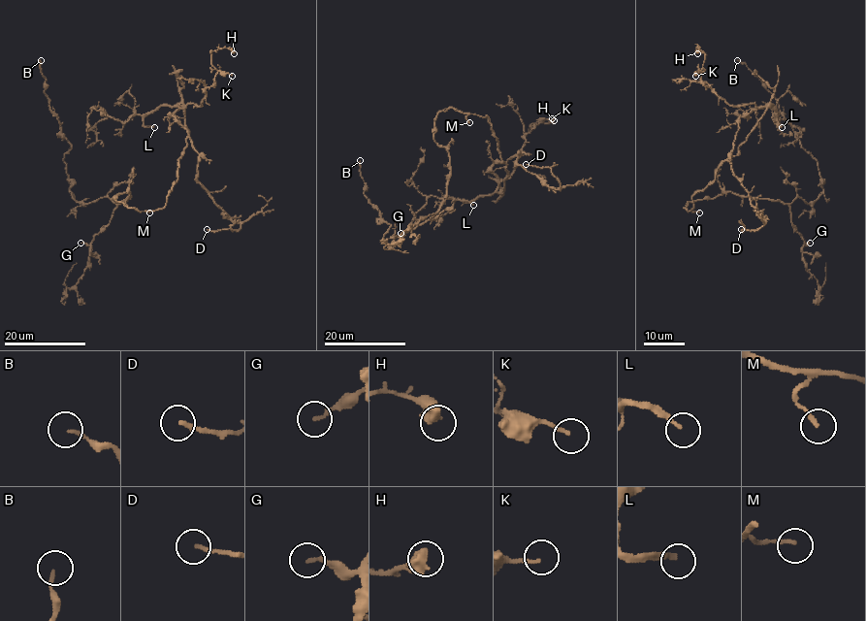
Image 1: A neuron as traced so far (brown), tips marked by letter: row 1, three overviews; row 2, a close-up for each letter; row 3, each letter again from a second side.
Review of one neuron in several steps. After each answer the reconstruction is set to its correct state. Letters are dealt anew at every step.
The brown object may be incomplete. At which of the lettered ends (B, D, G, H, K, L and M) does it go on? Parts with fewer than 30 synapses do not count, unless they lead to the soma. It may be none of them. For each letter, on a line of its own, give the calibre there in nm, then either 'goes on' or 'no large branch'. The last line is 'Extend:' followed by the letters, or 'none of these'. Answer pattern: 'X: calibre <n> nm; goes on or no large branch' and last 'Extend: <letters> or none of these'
B: calibre 140 nm; no large branch
D: calibre 170 nm; no large branch
G: calibre 160 nm; no large branch
H: calibre 650 nm; no large branch
K: calibre 140 nm; no large branch
L: calibre 200 nm; goes on
M: calibre 150 nm; goes on
Extend: L, M

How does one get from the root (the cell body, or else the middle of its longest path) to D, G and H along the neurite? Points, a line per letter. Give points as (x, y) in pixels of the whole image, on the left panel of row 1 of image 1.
D: (145, 212), (177, 179), (180, 106), (198, 180), (240, 224), (207, 229)
G: (145, 212), (116, 201), (120, 193), (131, 197), (89, 245), (80, 243)
H: (145, 212), (163, 207), (177, 179), (188, 132), (177, 106), (201, 105), (217, 71), (212, 50), (234, 53)

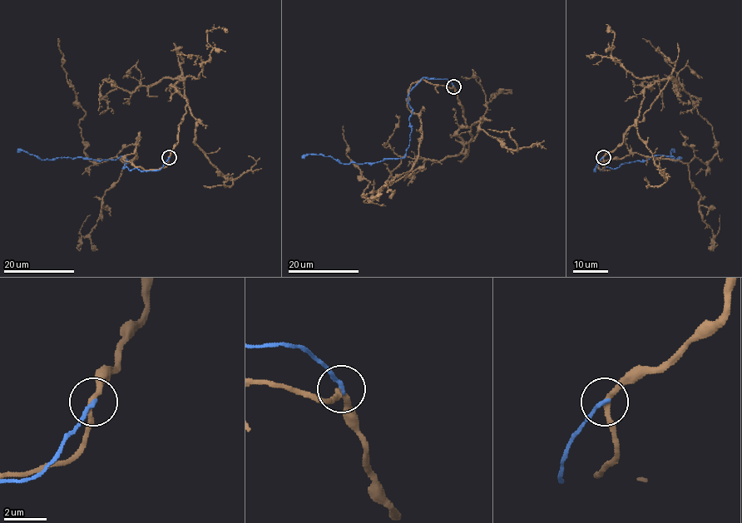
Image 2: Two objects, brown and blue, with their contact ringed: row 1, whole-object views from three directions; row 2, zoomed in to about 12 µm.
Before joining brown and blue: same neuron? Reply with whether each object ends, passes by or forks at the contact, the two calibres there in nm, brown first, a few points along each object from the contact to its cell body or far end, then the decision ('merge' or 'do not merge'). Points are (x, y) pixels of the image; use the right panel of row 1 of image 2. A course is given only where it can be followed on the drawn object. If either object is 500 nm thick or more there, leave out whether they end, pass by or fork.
brown passes by; blue ends there; 240 nm thick on the brown side, 180 nm on the other; brown runs (602, 157), (601, 170), (601, 161), (631, 153), (707, 163), (717, 152), (713, 127), (677, 73), (642, 38); blue runs (602, 157), (594, 170), (615, 169), (657, 155), (677, 160), (680, 157), (673, 160), (670, 151), (675, 152); do not merge

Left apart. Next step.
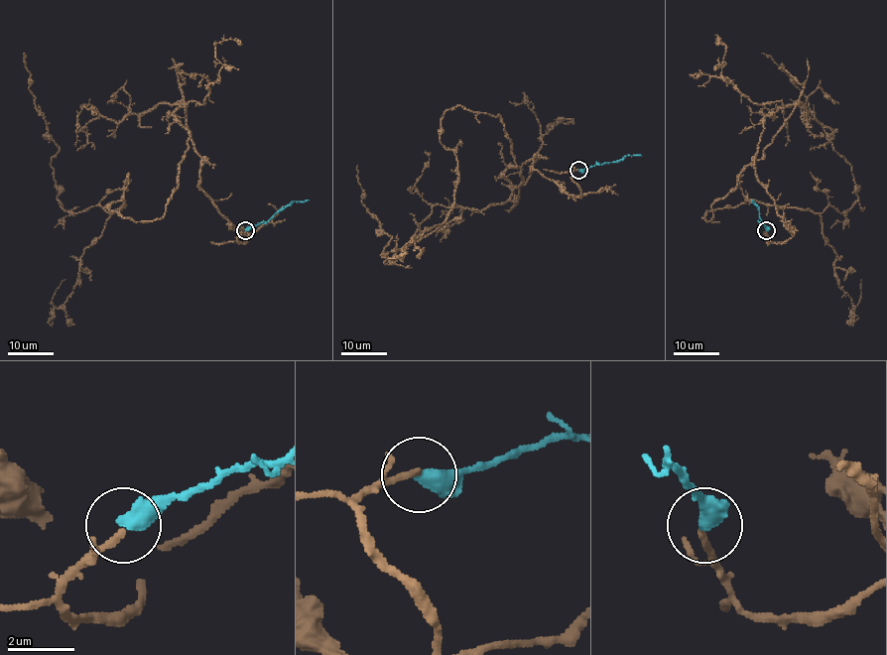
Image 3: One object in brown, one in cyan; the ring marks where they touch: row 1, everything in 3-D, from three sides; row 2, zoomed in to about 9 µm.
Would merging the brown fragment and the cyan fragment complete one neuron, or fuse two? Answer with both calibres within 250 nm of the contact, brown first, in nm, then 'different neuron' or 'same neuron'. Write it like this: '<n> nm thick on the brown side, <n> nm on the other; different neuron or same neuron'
200 nm thick on the brown side, 550 nm on the other; same neuron

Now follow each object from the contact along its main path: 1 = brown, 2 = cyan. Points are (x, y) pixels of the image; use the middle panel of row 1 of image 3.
1: (578, 169), (572, 196), (509, 167), (510, 198), (502, 119), (455, 105), (454, 205), (390, 261), (357, 165)
2: (578, 169), (616, 163), (627, 156), (641, 156)

